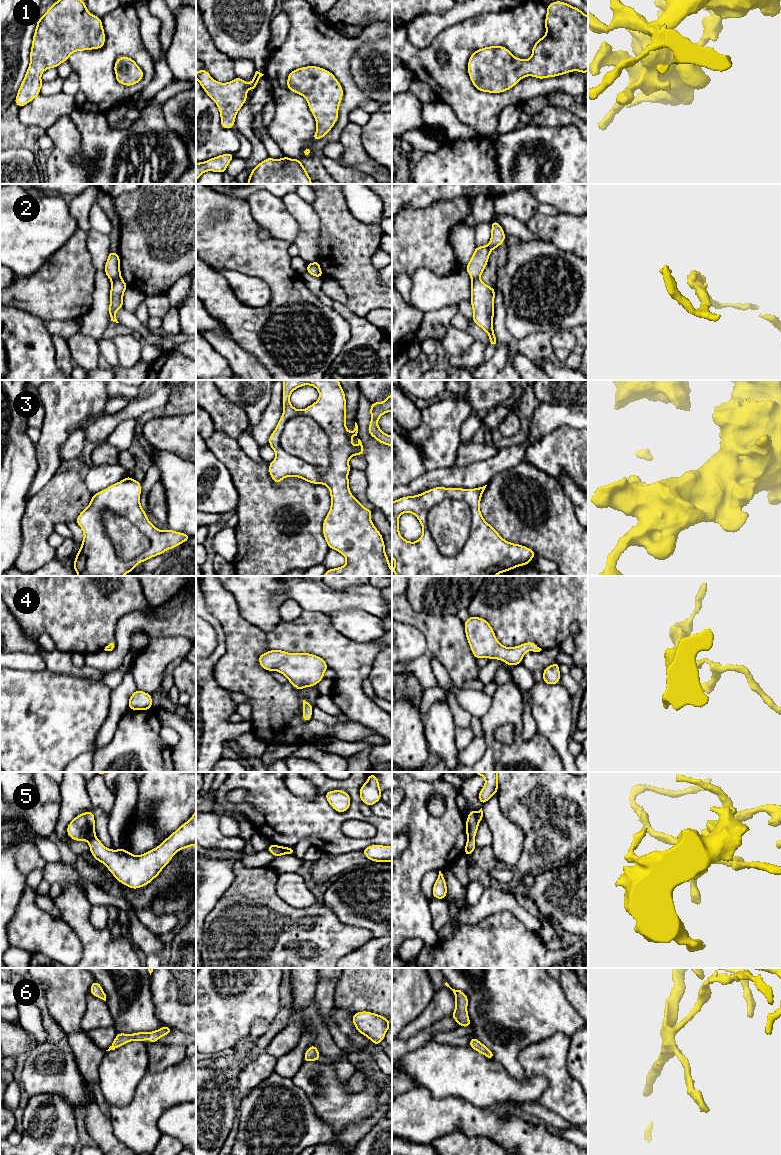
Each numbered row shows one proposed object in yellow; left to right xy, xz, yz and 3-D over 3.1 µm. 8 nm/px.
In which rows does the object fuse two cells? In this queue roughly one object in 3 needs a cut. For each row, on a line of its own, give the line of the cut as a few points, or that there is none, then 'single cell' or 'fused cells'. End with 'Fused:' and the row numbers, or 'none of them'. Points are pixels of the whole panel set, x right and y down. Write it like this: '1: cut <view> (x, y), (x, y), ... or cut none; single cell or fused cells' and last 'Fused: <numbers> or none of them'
1: cut none; single cell
2: cut xy (119, 276), (111, 281); fused cells
3: cut xz (289, 419), (309, 416), (326, 434), (330, 456), (326, 470); fused cells
4: cut none; single cell
5: cut xy (95, 836), (88, 841); fused cells
6: cut none; single cell
Fused: 2, 3, 5

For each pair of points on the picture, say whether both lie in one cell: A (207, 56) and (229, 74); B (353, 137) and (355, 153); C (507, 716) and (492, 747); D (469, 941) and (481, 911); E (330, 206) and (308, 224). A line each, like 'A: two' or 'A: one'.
A: one
B: one
C: one
D: two
E: two

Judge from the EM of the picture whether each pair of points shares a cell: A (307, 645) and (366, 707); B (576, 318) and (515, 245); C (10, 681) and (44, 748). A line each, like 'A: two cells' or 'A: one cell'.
A: one cell
B: one cell
C: one cell

